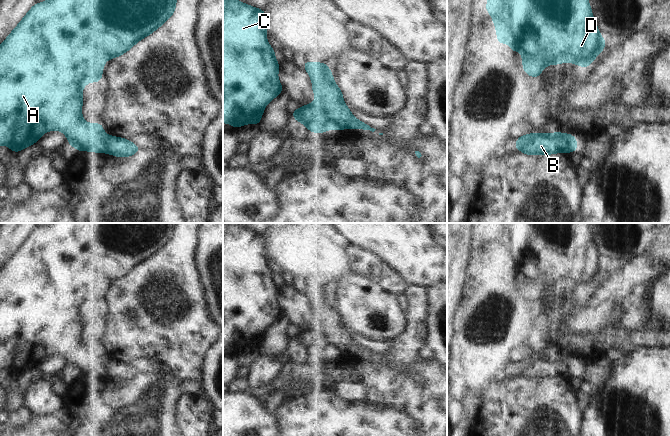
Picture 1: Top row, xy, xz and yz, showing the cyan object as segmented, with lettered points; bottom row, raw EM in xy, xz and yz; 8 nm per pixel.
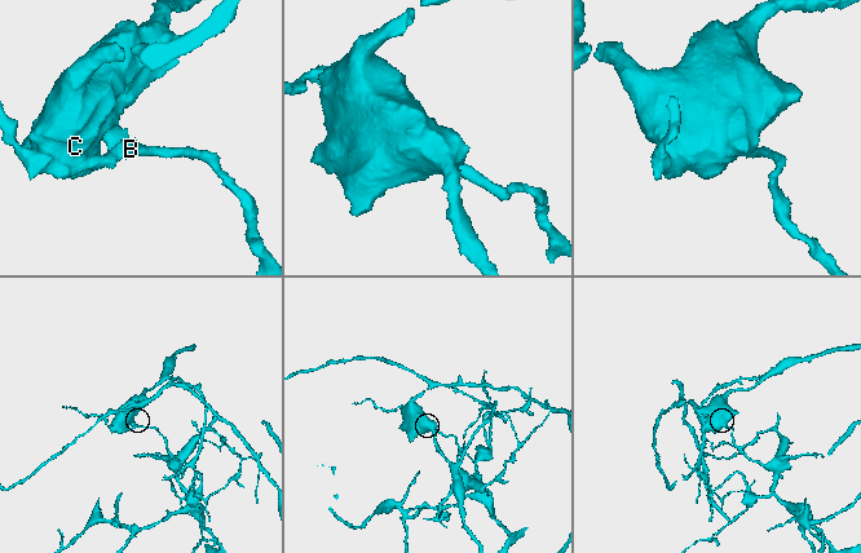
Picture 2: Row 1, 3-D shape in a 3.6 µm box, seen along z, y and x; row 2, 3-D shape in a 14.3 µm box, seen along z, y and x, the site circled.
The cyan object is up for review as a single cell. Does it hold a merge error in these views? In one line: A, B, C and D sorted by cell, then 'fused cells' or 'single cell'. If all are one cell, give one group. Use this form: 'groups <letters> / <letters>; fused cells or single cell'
groups A C D / B; fused cells

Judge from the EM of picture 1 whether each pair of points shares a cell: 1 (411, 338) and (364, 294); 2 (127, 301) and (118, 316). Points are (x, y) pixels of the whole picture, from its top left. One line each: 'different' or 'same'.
1: different
2: same

